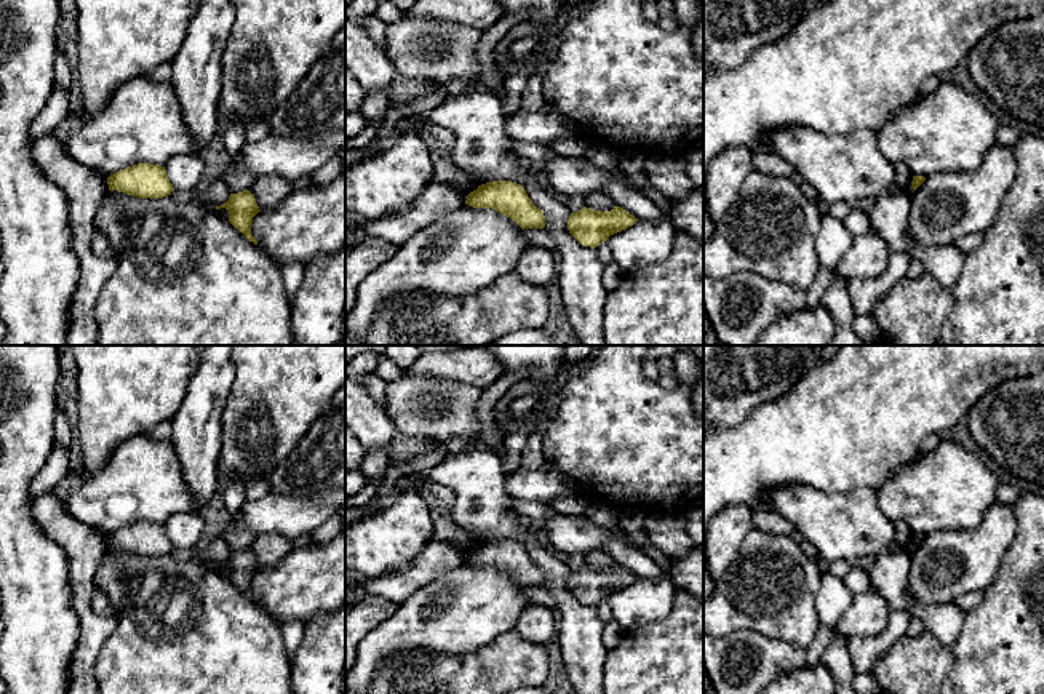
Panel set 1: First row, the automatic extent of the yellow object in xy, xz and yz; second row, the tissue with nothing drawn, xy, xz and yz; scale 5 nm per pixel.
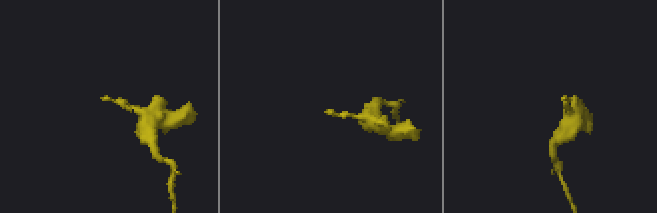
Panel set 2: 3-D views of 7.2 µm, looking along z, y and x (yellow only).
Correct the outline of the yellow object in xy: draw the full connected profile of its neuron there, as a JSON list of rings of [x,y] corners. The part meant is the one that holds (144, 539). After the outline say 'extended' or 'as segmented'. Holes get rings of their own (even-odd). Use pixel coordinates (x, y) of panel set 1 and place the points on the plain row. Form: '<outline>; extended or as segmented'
[[[137,521],[107,536],[109,548],[118,548],[137,556],[163,556],[174,548],[165,524]]]; as segmented

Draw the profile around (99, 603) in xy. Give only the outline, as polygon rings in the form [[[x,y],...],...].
[[[94,588],[90,606],[91,606],[93,612],[98,616],[102,616],[102,617],[115,617],[117,616],[107,595],[99,588]]]

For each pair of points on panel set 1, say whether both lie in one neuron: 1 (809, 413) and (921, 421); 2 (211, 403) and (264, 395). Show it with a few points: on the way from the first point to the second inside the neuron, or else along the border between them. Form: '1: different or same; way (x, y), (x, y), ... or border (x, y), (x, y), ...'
1: same; way (836, 418), (894, 418)
2: different; border (232, 363), (234, 382), (223, 413), (221, 437)

